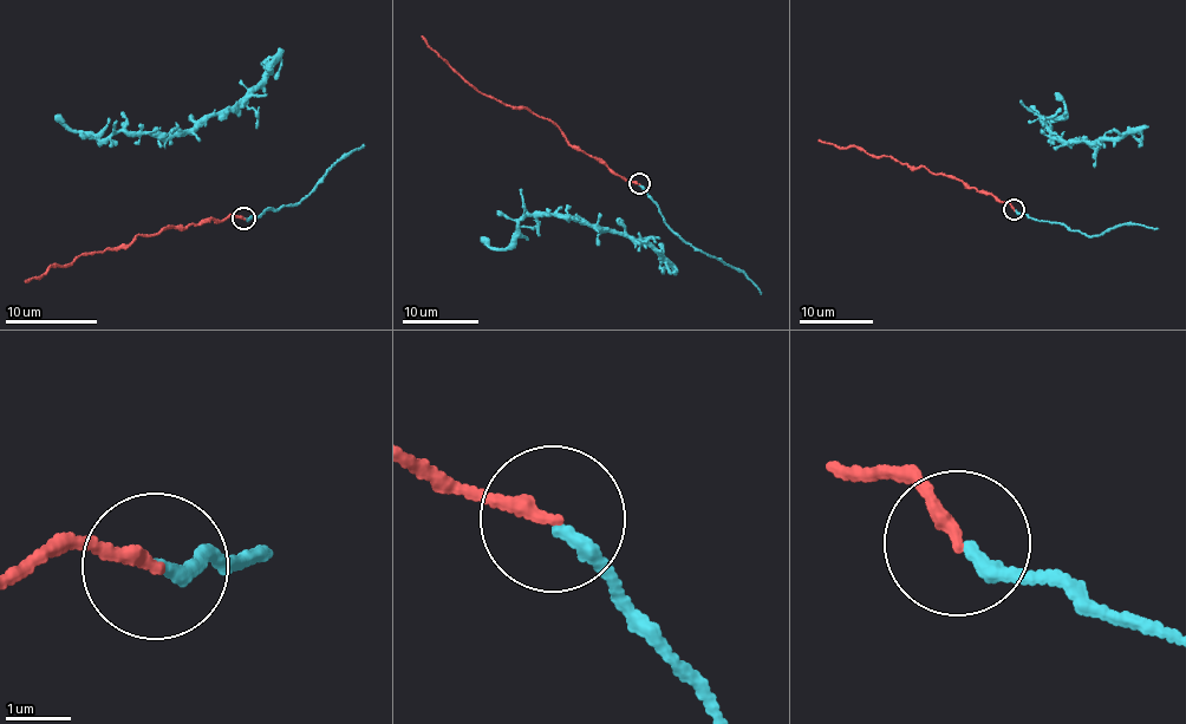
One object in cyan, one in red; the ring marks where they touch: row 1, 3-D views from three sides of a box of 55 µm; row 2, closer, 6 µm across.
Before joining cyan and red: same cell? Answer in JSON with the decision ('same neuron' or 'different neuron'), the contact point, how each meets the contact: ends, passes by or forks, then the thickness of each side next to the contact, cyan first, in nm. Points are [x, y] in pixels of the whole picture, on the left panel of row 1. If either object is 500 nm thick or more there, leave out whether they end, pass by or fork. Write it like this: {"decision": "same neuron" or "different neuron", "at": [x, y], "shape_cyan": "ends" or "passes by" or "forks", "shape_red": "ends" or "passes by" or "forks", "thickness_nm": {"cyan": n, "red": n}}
{"decision": "same neuron", "at": [243, 219], "shape_cyan": "ends", "shape_red": "ends", "thickness_nm": {"cyan": 200, "red": 200}}

